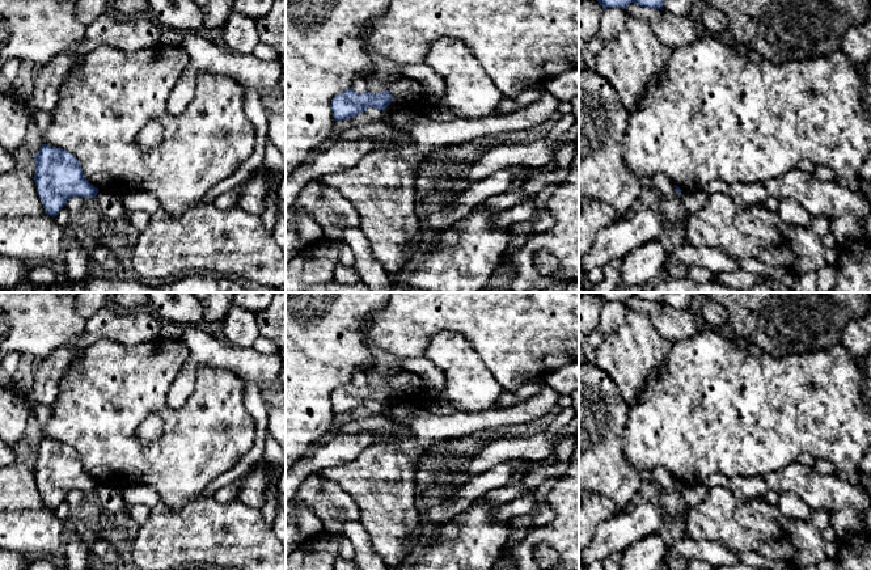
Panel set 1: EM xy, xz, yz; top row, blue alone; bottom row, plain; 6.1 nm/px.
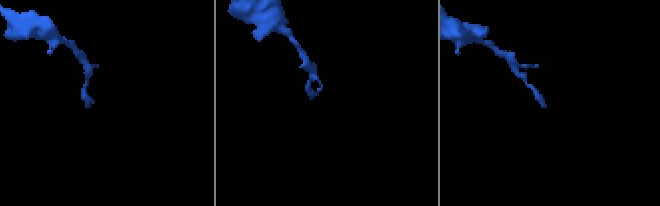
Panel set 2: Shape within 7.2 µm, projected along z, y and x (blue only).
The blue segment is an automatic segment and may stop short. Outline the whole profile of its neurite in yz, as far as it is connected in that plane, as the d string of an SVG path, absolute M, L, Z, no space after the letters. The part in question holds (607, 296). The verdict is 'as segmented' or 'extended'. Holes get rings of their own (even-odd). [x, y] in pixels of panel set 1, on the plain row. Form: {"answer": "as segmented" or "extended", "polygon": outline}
{"answer": "as segmented", "polygon": "M596 292L600 299L608 301L625 303L629 297L635 296L644 301L661 303L665 292Z"}

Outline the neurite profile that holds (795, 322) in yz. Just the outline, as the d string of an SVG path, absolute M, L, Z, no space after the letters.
M705 292L723 305L736 337L783 358L840 345L851 320L871 309L871 292Z

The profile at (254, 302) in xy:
M234 292L232 305L258 313L270 307L275 292Z

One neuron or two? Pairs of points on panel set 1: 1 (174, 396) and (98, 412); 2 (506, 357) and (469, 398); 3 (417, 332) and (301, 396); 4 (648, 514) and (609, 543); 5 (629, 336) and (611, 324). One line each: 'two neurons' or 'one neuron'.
1: two neurons
2: two neurons
3: two neurons
4: one neuron
5: two neurons

